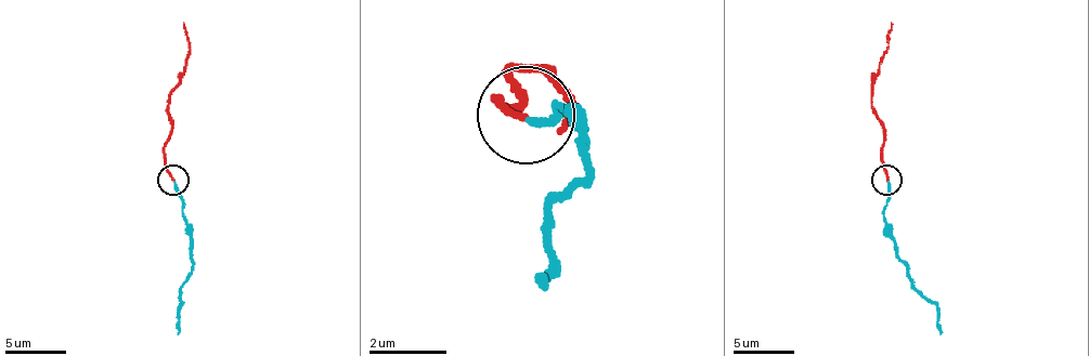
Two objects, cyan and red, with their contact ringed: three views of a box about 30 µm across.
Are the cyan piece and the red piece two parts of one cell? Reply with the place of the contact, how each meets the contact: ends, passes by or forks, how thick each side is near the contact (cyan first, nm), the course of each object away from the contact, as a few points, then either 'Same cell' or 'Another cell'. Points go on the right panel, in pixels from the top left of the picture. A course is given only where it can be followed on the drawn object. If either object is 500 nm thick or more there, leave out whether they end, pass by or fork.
Place: (886, 180). At the ring cyan ends. At the ring red ends. Thickness 200 nm (cyan) against 150 nm. Course of cyan: (889, 182), (883, 212), (889, 237), (914, 286), (937, 307), (941, 334). Course of red: (885, 179), (883, 121), (870, 103), (870, 90), (892, 23). Same cell

